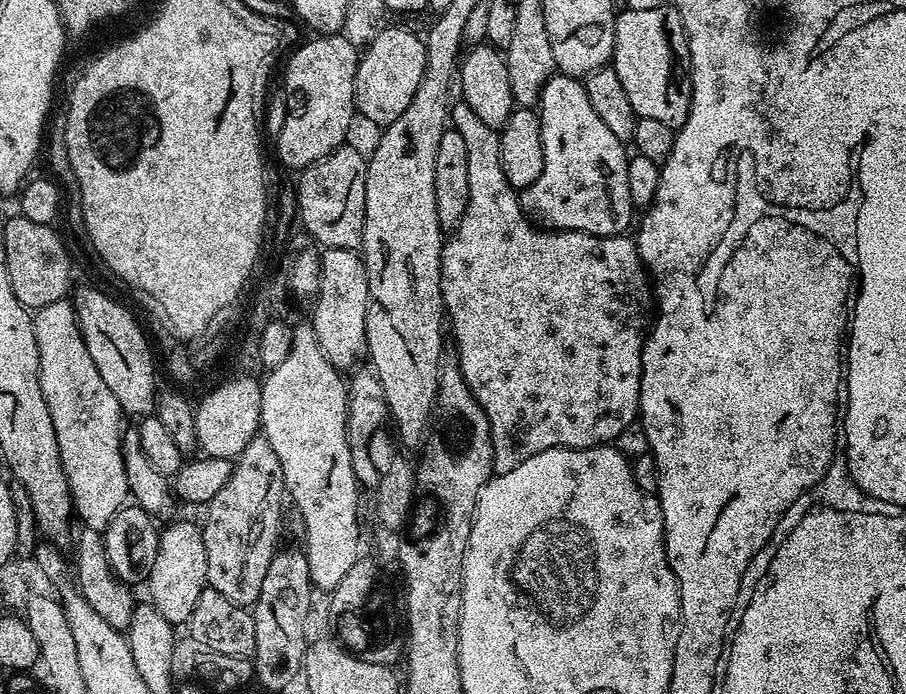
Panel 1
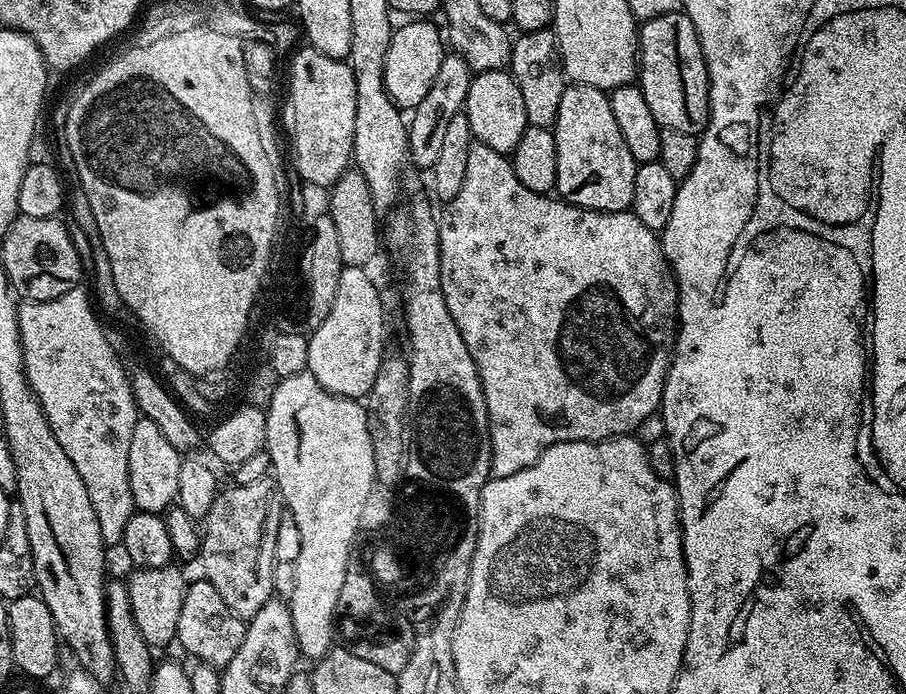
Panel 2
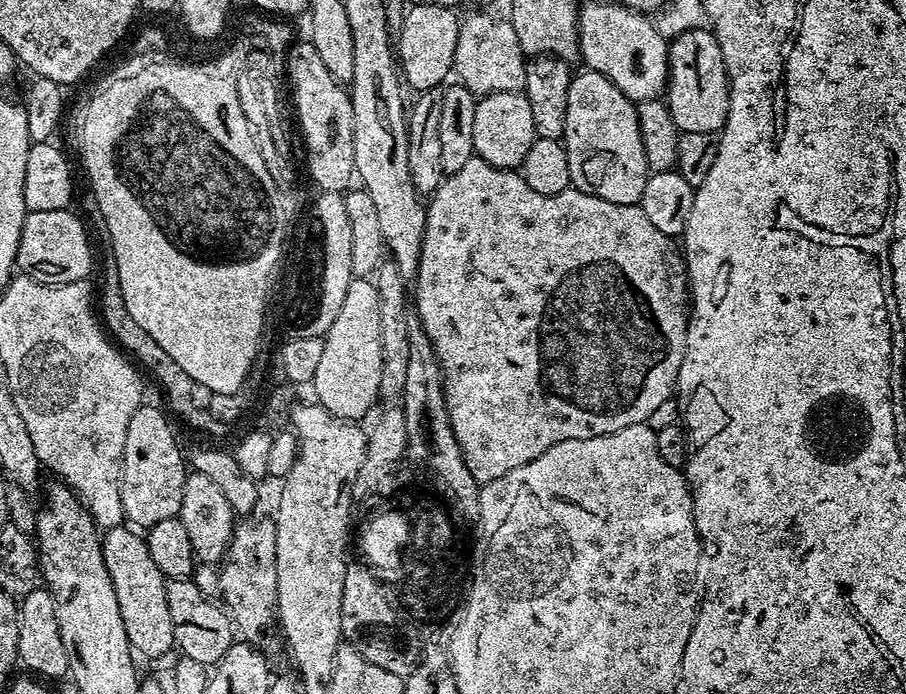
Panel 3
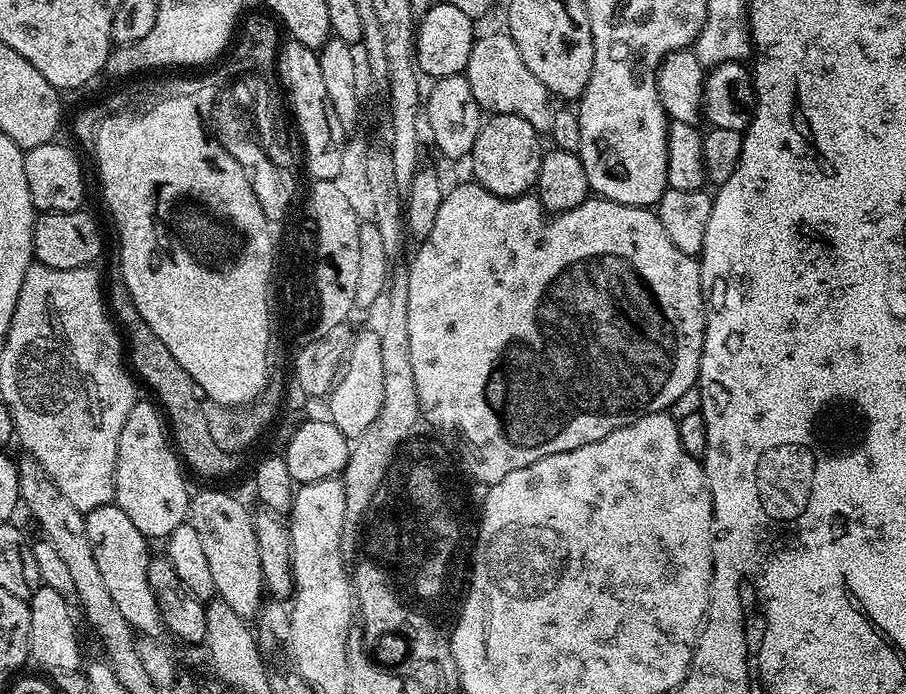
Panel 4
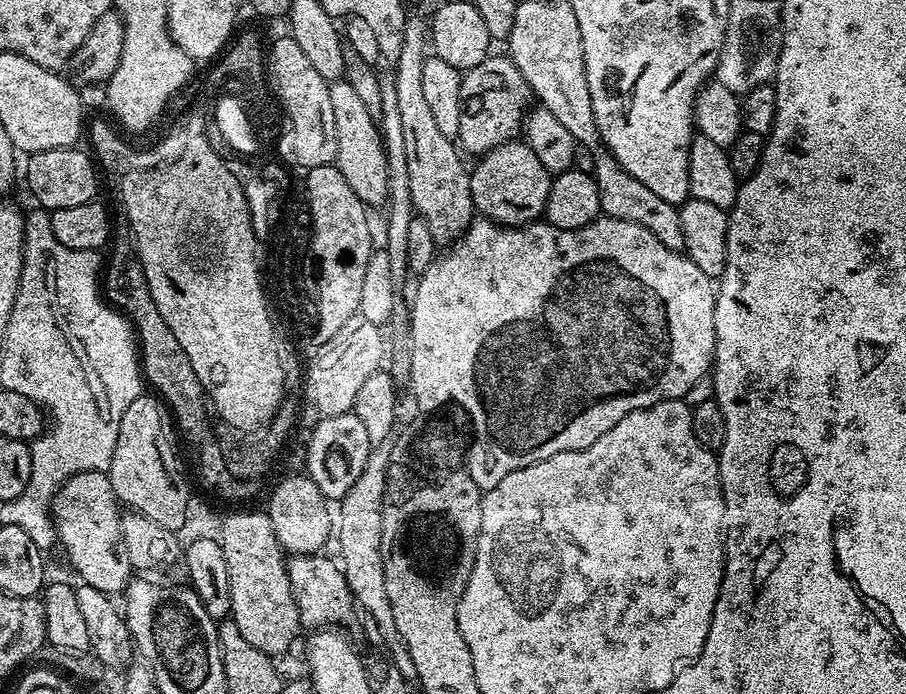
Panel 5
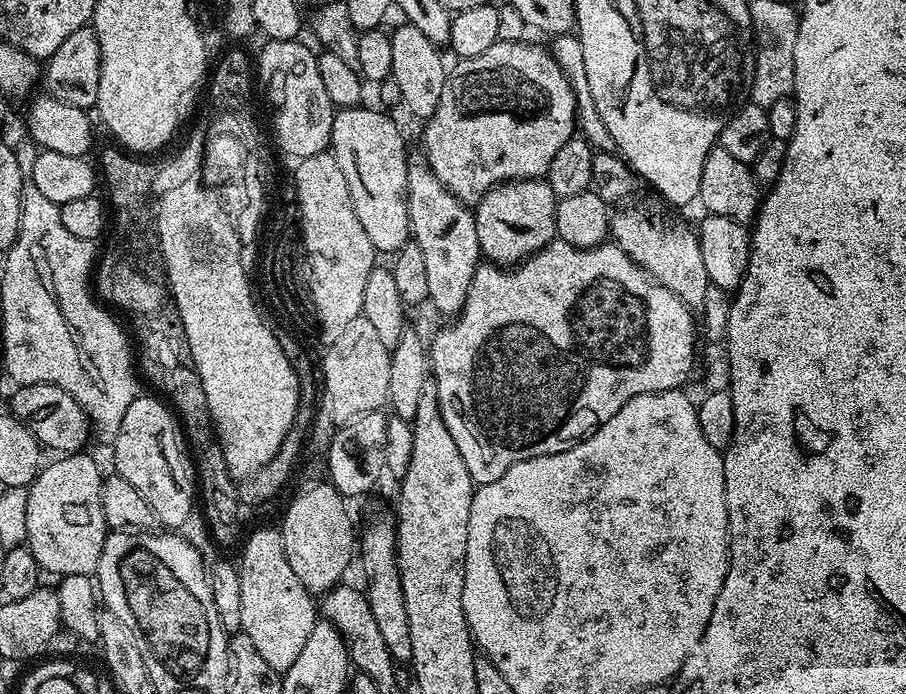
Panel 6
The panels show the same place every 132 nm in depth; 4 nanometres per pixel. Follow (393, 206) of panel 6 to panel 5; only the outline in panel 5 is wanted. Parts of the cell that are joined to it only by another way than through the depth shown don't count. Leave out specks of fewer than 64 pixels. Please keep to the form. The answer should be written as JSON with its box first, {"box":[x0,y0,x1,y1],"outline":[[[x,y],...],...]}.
{"box":[328,79,388,205],"outline":[[[346,79],[331,81],[328,89],[330,90],[330,107],[334,110],[334,126],[338,134],[338,154],[335,165],[340,169],[342,178],[346,178],[350,190],[358,194],[358,198],[364,205],[383,205],[388,198],[388,179],[386,178],[384,138],[380,134],[379,123],[370,118],[366,105],[362,103]]]}

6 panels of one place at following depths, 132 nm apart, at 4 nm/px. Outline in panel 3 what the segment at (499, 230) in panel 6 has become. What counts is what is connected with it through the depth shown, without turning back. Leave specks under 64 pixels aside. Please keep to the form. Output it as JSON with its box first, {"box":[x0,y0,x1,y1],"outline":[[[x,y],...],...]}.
{"box":[474,91,537,169],"outline":[[[523,91],[495,92],[477,99],[474,110],[474,153],[495,168],[519,169],[537,139],[530,102]]]}

